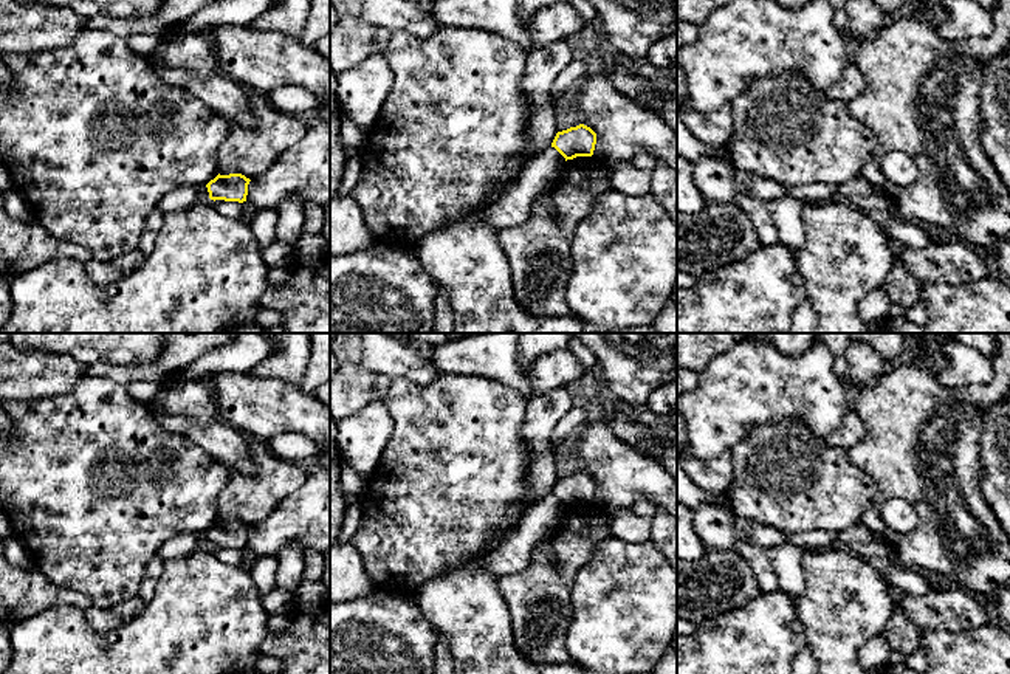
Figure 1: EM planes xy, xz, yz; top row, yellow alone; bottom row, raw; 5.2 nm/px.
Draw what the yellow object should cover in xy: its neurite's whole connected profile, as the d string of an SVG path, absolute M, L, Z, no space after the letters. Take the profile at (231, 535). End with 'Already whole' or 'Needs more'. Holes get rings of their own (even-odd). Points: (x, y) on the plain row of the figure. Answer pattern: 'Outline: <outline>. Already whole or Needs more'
Outline: M242 521L217 522L206 535L211 547L246 548L249 525Z. Already whole

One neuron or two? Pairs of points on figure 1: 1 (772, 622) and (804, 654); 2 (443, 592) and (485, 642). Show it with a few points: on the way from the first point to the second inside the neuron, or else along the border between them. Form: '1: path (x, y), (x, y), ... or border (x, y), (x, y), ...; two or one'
1: border (806, 645), (793, 657); two
2: path (456, 605), (477, 629); one

